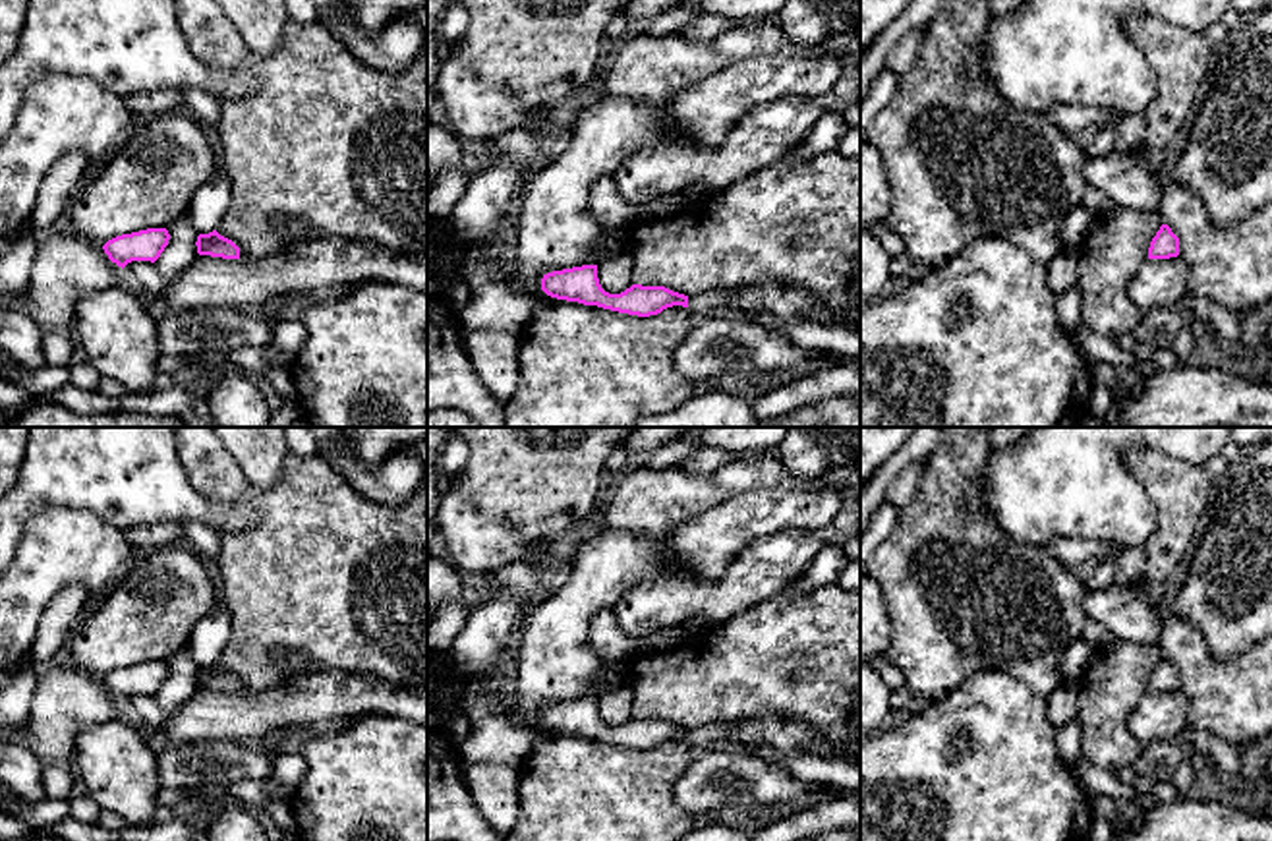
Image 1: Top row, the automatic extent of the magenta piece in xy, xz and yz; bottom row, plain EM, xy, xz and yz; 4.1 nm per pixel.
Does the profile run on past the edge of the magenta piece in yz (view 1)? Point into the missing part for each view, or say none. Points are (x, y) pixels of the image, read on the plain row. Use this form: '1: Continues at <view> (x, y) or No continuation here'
1: No continuation here

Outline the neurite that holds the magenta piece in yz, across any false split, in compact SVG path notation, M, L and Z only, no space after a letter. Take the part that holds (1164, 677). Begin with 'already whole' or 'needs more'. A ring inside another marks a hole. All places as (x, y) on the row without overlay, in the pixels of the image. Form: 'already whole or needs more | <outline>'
already whole | M1162 657L1148 681L1148 692L1170 692L1179 688L1179 671Z

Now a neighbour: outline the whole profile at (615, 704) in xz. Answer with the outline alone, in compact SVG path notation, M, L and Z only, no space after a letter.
M626 686L607 688L597 698L597 711L605 725L621 727L632 719L632 692Z

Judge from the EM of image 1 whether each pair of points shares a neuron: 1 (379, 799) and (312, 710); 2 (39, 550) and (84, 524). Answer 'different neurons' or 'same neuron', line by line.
1: different neurons
2: same neuron

